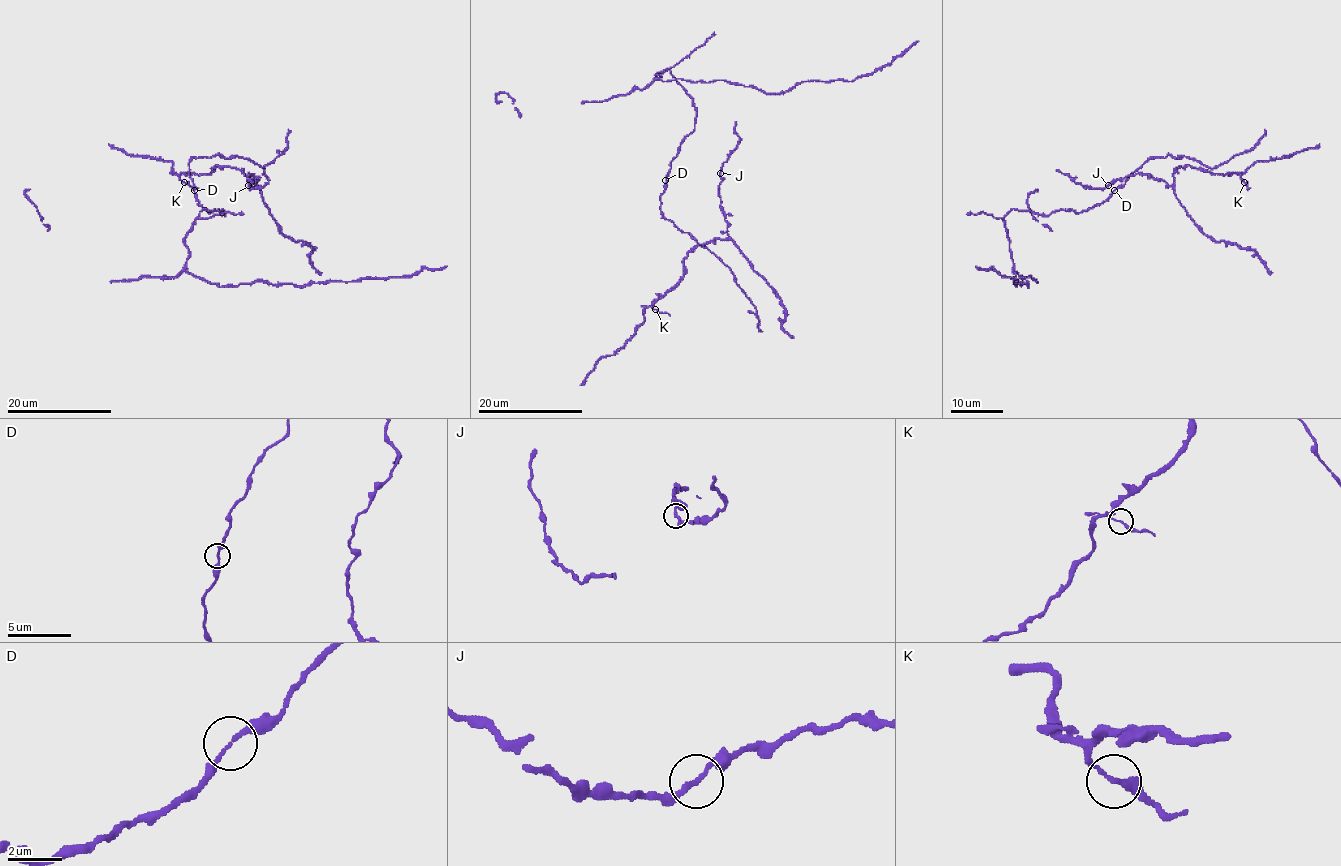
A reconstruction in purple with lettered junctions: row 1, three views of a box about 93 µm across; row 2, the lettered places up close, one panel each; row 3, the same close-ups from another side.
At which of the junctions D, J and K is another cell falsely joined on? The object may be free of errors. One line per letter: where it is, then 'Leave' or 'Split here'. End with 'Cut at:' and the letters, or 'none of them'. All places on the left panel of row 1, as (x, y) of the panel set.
D: Place: (194, 190). Leave
J: Place: (248, 185). Leave
K: Place: (184, 182). Leave
Cut at: none of them

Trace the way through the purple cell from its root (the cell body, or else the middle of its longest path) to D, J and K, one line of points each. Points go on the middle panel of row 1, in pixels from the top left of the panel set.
D: (693, 102), (694, 129), (680, 144), (666, 180)
J: (693, 102), (694, 129), (680, 144), (671, 162), (661, 196), (661, 213), (698, 244), (728, 236), (719, 174)
K: (693, 102), (694, 129), (671, 162), (661, 213), (698, 244), (684, 260), (684, 275), (651, 305), (655, 309)

